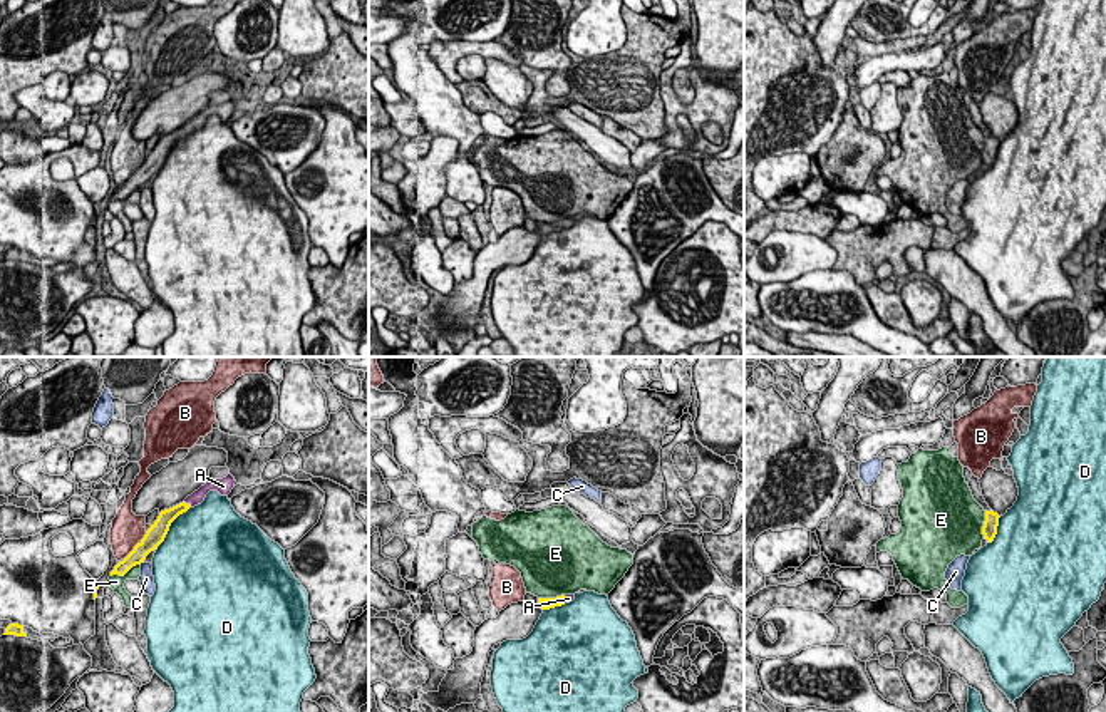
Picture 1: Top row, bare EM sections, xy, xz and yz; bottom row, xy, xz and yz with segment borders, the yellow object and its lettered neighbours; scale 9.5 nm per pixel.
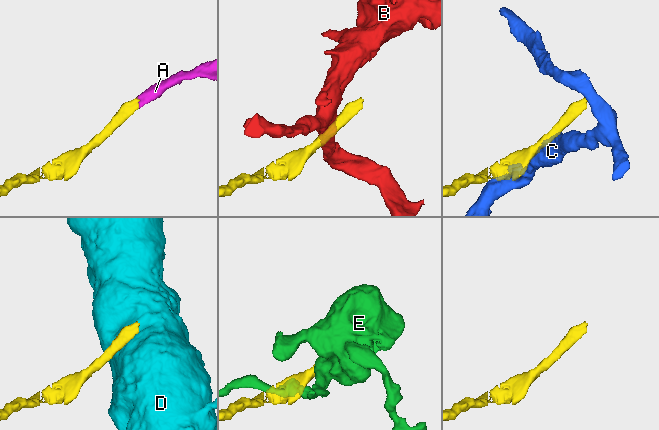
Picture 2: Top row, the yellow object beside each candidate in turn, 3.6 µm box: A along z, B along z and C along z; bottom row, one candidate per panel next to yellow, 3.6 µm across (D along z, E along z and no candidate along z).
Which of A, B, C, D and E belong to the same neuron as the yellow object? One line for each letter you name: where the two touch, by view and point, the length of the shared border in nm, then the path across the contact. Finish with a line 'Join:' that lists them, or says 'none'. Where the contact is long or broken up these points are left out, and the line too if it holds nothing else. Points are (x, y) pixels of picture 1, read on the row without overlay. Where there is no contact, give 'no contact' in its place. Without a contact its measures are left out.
A: xy (188, 129) | 110 nm | across xy (166, 141), (188, 129), (198, 121)
Join: A

